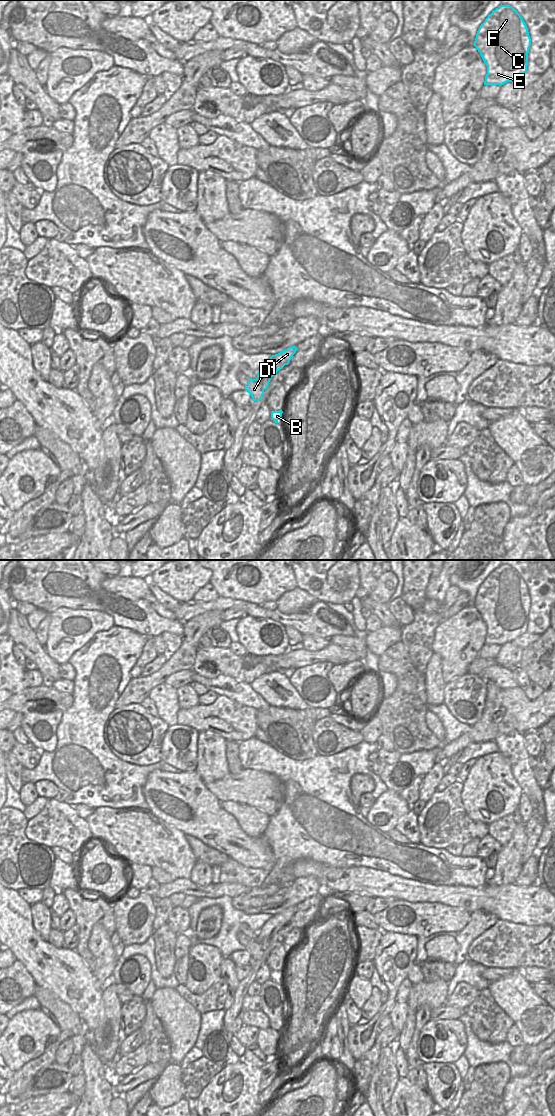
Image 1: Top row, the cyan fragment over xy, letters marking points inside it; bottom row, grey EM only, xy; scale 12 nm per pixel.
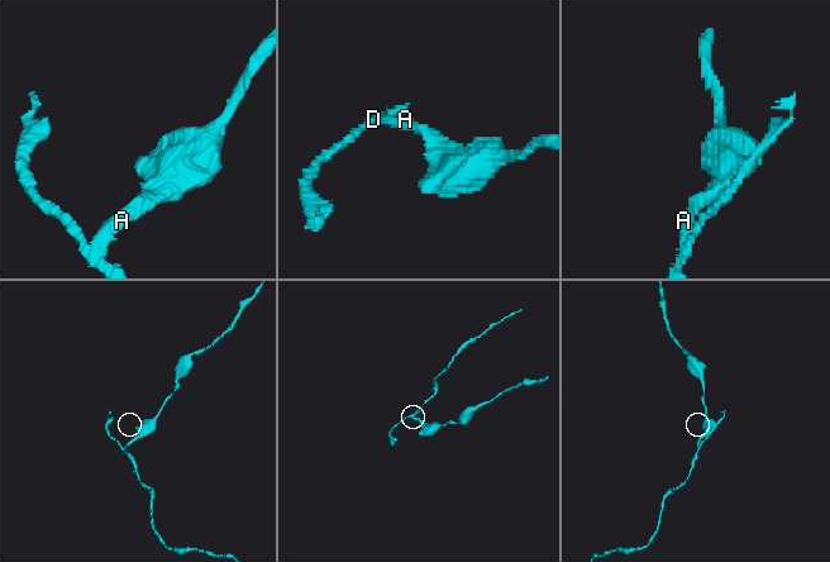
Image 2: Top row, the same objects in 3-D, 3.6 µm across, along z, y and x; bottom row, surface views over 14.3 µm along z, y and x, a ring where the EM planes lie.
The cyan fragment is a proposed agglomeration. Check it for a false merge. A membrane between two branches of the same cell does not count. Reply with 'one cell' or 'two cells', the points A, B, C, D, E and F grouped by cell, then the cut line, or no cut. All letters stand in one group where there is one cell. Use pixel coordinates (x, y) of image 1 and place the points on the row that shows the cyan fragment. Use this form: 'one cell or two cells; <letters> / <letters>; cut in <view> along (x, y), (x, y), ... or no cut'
two cells; A C E F / B D; cut in xy along (255, 379), (263, 390)

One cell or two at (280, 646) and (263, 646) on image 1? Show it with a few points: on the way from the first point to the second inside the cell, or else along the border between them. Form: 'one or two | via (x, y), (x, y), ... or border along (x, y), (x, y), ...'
one | via (276, 647), (271, 648), (267, 646)

